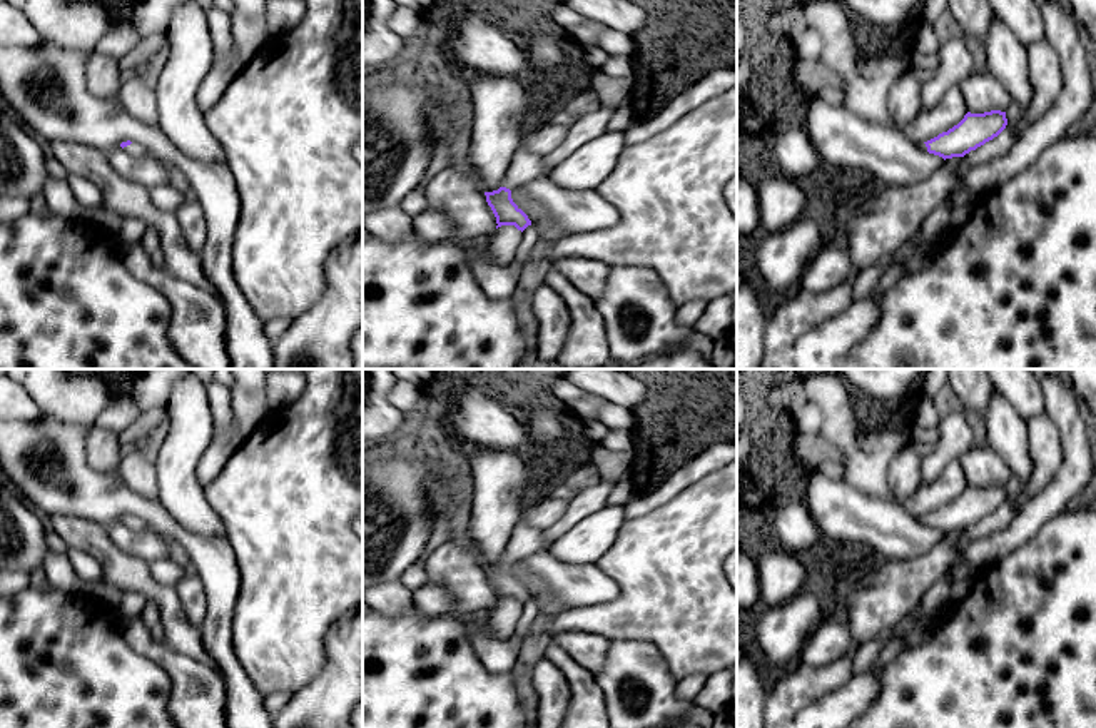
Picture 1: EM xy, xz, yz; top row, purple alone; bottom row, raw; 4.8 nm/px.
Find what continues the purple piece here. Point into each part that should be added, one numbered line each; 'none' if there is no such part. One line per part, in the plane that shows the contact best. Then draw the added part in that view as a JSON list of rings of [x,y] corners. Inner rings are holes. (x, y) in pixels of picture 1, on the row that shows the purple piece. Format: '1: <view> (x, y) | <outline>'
1: xy (134, 149) | [[[132,142],[130,145],[124,147],[124,150],[134,157],[155,157],[144,145],[140,145],[137,142]]]

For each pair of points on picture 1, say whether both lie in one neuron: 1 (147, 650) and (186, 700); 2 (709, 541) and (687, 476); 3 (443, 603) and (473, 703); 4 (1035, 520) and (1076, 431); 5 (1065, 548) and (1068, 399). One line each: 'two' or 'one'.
1: one
2: two
3: two
4: one
5: two

